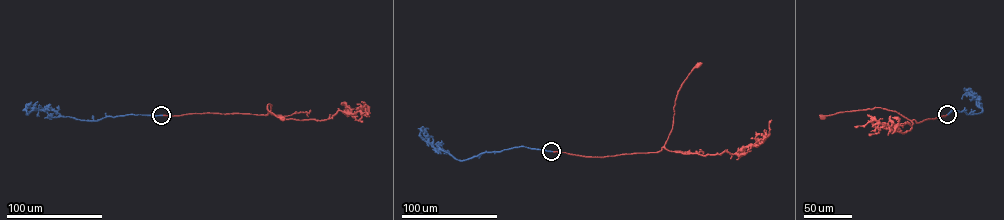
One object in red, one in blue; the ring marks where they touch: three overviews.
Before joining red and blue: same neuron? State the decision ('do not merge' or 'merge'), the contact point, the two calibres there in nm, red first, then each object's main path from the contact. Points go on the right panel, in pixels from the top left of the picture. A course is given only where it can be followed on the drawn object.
merge; at (947, 114); 260 nm thick on the red side, 220 nm on the other; red runs (947, 114), (917, 122), (894, 111), (875, 107), (823, 116); blue runs (947, 114), (952, 110), (964, 110), (968, 114), (982, 111), (979, 97), (967, 92), (962, 99)

